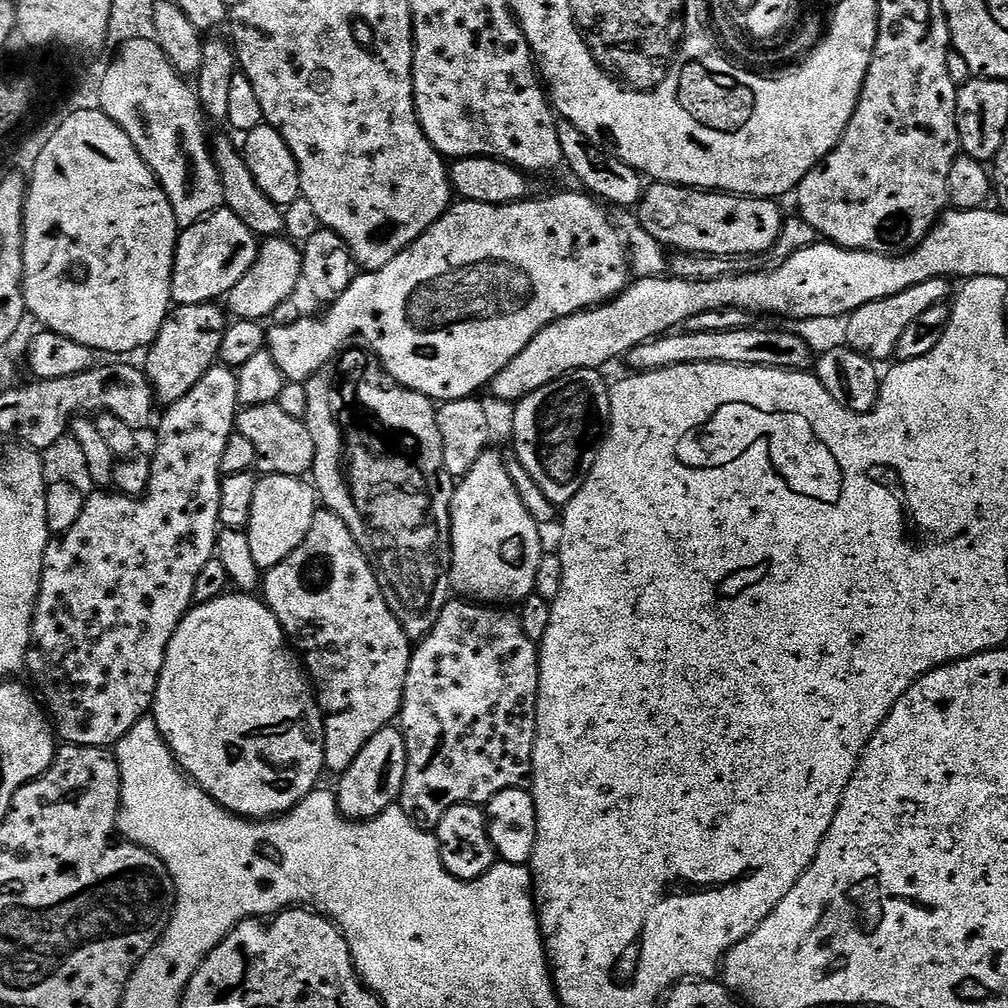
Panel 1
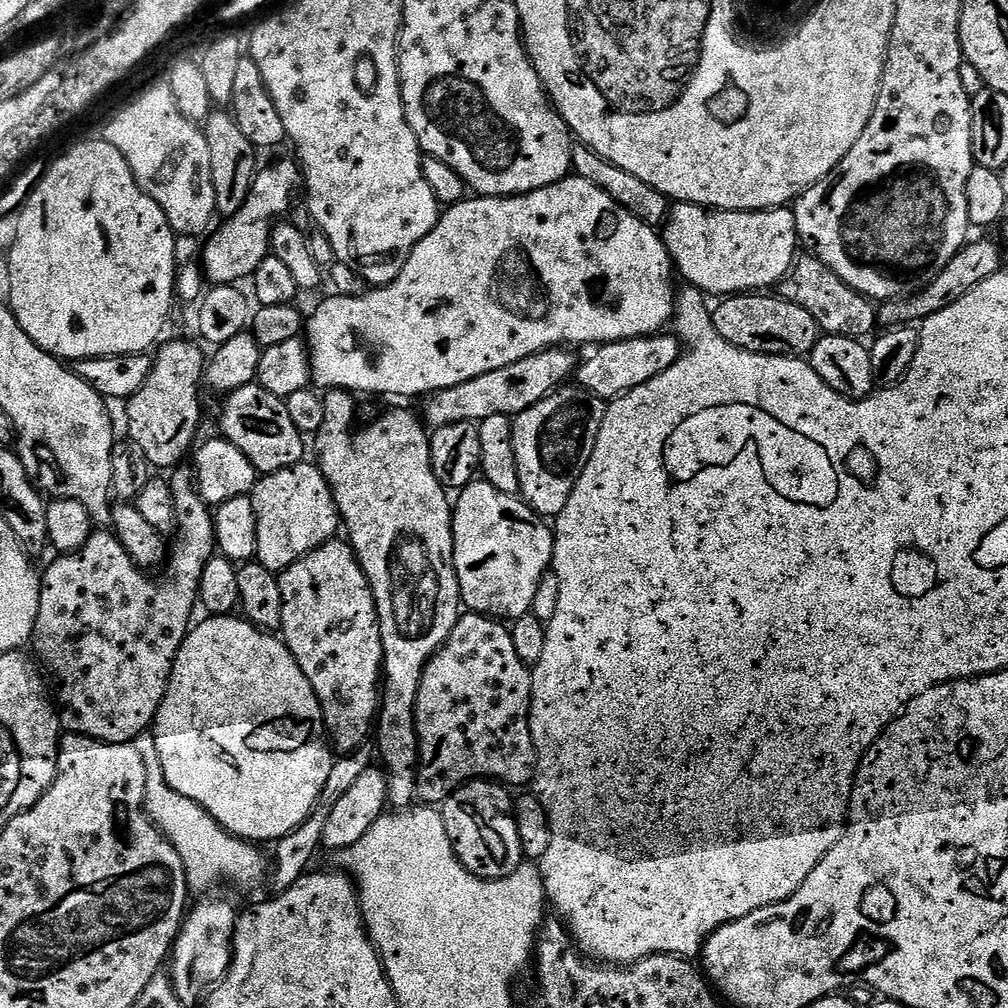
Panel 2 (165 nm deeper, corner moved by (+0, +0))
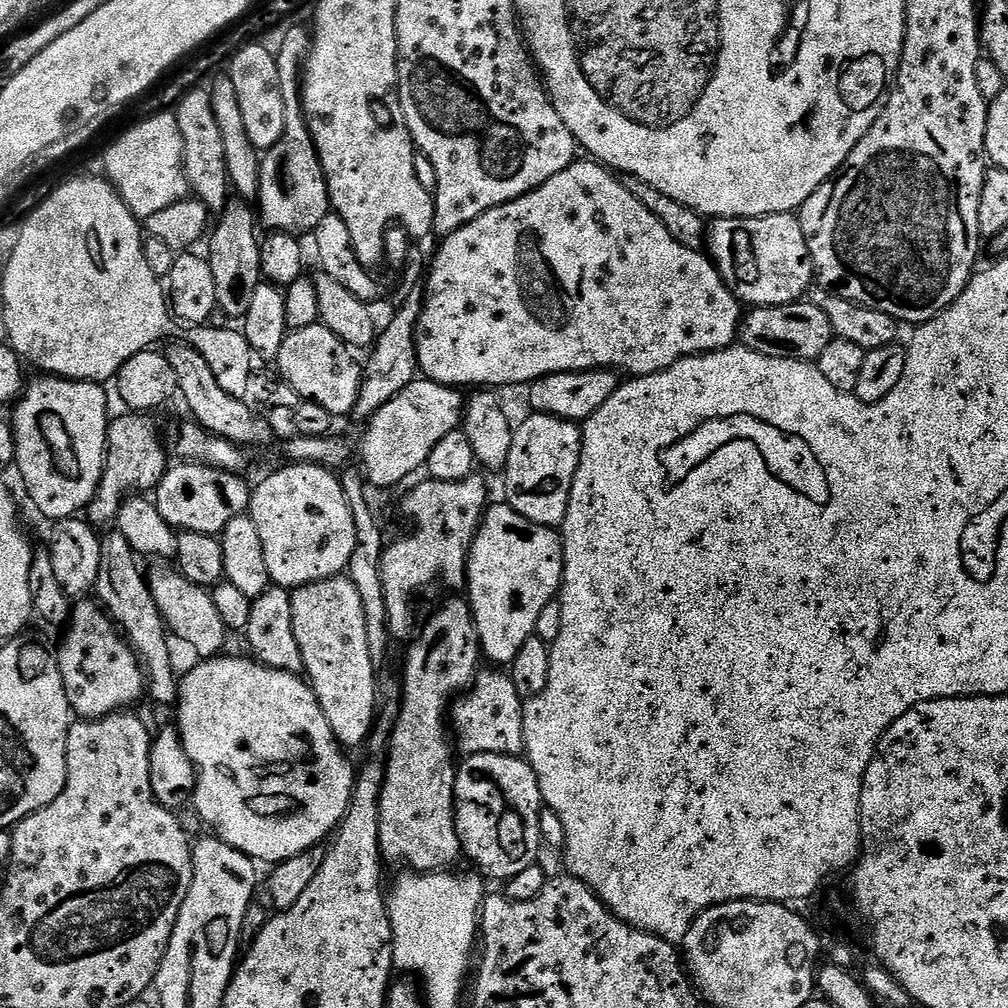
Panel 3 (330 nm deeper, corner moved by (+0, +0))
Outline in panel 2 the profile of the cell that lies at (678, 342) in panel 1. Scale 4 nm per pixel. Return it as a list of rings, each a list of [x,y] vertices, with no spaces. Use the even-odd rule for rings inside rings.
[[[675,334],[664,335],[639,336],[629,340],[619,340],[613,344],[599,345],[589,360],[579,361],[574,373],[575,383],[605,402],[611,402],[630,390],[658,378],[658,374],[670,370],[670,366],[674,366],[682,355],[679,338]]]

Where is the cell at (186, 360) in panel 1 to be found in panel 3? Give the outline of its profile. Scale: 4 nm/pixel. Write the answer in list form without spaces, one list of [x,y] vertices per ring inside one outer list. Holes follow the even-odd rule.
[[[124,414],[108,425],[108,451],[104,454],[104,476],[96,496],[89,502],[86,519],[93,526],[111,525],[116,519],[120,505],[129,494],[144,494],[155,489],[170,467],[168,452],[160,441],[153,417],[148,414]]]

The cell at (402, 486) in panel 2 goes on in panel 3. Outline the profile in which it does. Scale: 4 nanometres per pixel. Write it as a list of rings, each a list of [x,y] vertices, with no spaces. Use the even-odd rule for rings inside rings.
[[[467,599],[448,600],[444,604],[444,608],[440,608],[428,621],[419,629],[418,635],[407,645],[408,657],[404,660],[404,697],[400,700],[400,713],[394,716],[394,723],[386,745],[386,753],[388,752],[388,760],[384,764],[384,785],[380,791],[380,855],[385,861],[397,860],[400,864],[408,864],[407,866],[413,872],[439,872],[441,870],[451,869],[452,863],[456,859],[461,859],[462,849],[460,839],[456,833],[456,773],[458,771],[458,760],[452,757],[452,748],[454,752],[454,740],[450,735],[449,725],[446,723],[446,717],[450,712],[450,705],[455,697],[461,695],[476,679],[478,665],[481,663],[482,653],[480,650],[480,639],[478,638],[478,630],[476,623],[472,617],[472,607],[468,605]]]

